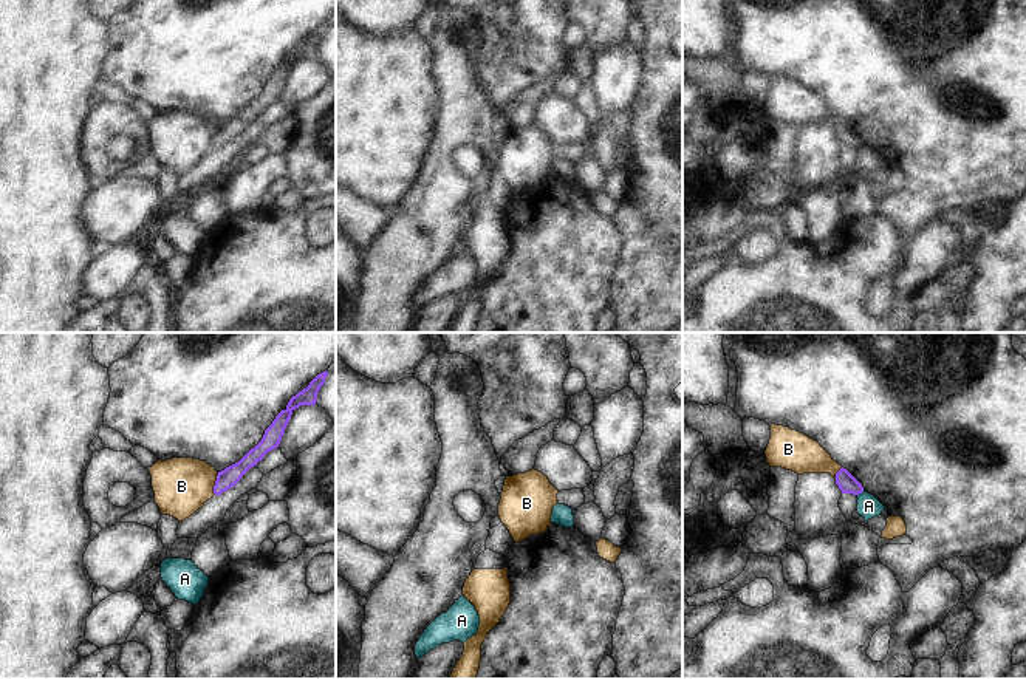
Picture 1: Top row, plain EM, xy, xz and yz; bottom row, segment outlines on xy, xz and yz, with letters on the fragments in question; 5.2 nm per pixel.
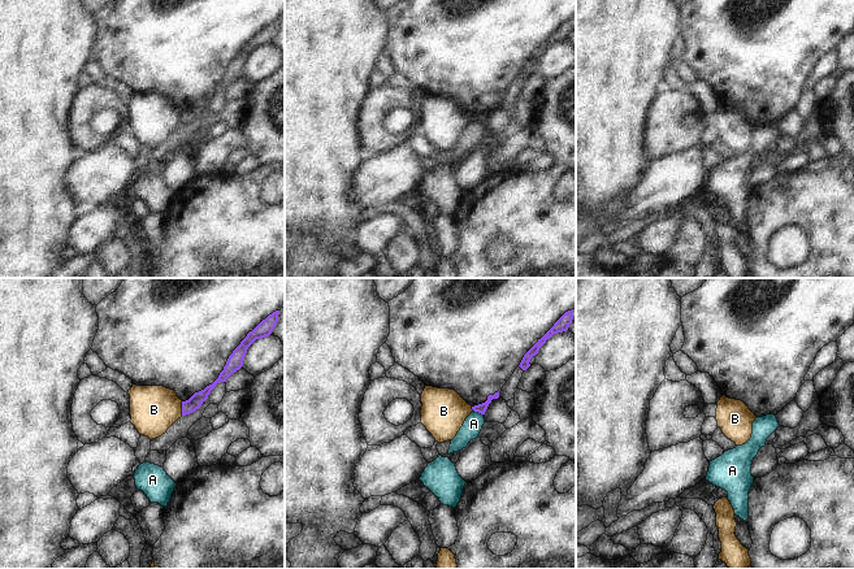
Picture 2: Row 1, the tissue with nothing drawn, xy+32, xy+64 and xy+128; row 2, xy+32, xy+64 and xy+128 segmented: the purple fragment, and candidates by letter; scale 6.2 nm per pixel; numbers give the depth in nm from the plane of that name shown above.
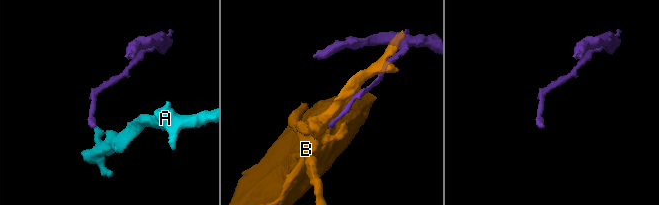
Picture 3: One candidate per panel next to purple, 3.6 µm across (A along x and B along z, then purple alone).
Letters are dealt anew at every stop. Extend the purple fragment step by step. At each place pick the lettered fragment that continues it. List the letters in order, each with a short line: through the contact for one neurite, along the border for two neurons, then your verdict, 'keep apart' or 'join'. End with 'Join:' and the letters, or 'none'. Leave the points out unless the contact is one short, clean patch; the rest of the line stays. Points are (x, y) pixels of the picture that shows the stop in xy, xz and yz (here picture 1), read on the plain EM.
A: yz (864, 144), (858, 149) | keep apart
B: xy (218, 126), (214, 135), (214, 147) | keep apart
Join: none

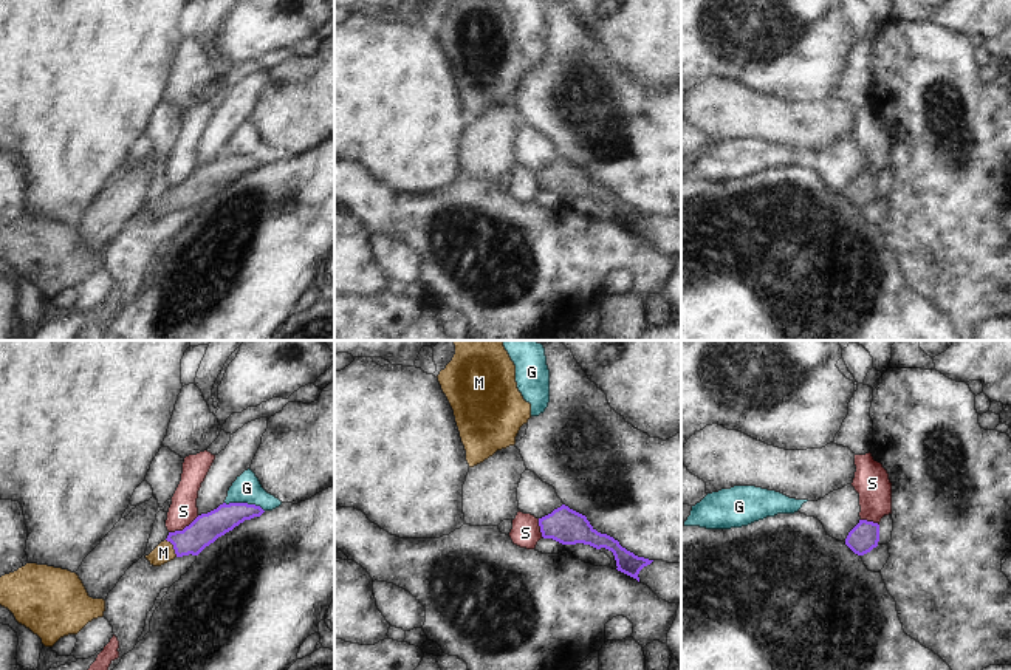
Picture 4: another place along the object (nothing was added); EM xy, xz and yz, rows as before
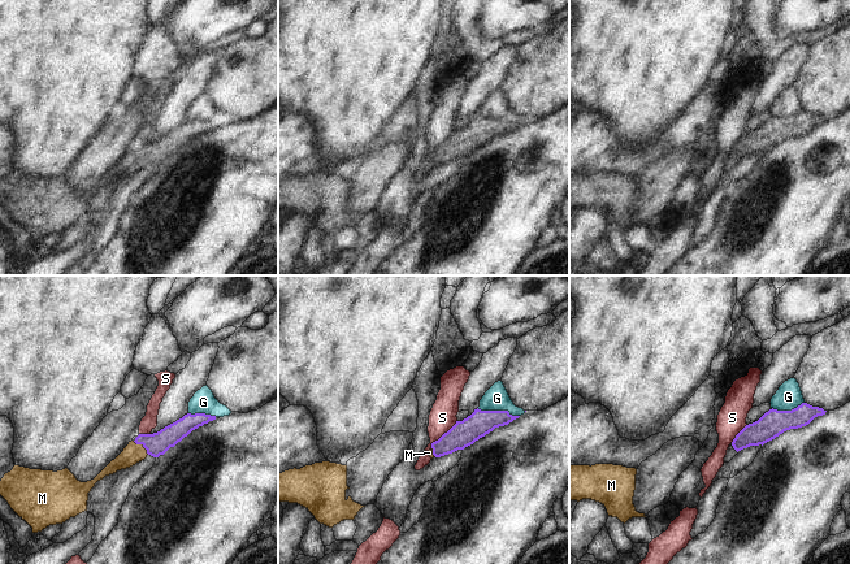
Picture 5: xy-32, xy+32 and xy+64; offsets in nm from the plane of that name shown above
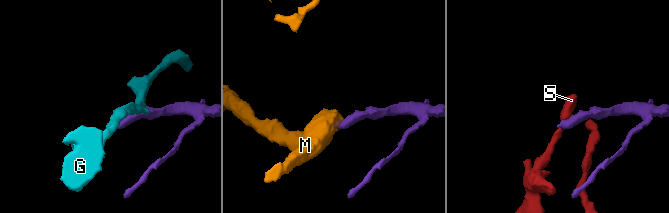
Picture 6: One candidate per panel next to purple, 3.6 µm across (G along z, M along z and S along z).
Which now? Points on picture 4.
G: xy (225, 155), (254, 157), (263, 164) | keep apart
M: xy (206, 181), (174, 201), (163, 206) | join
S: xy (198, 169), (181, 183), (169, 186) | keep apart
Join: M

